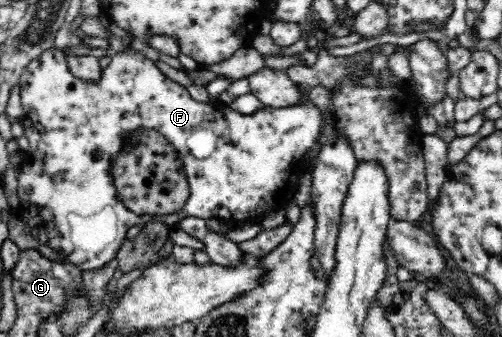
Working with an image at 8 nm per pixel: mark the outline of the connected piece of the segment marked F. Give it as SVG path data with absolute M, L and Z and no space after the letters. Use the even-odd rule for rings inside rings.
M128 46L127 50L122 50L120 53L111 55L112 62L106 69L102 71L102 79L98 85L87 85L84 81L77 79L74 75L71 75L69 71L67 59L62 50L48 49L44 51L37 59L34 59L25 69L24 74L20 75L20 96L22 97L21 104L24 108L24 115L21 119L25 134L29 139L29 149L26 151L26 157L22 160L18 181L18 197L20 197L20 203L17 208L17 213L27 226L26 231L33 235L41 244L48 245L61 252L62 255L67 255L70 264L74 264L80 270L84 269L100 269L102 265L106 265L108 261L115 259L118 249L120 249L122 243L126 237L126 231L129 227L134 225L140 225L144 227L148 224L162 223L174 228L178 226L179 222L185 217L201 217L202 219L212 219L213 217L222 218L226 221L229 217L236 220L244 221L260 221L264 216L283 209L289 202L294 200L294 194L298 191L298 181L296 180L295 169L298 167L298 163L303 161L306 153L314 147L316 139L321 133L321 113L316 105L308 99L308 93L304 93L306 101L303 104L298 104L296 107L288 107L284 109L276 109L272 107L264 107L260 111L256 111L253 115L242 115L236 111L233 111L229 106L222 104L206 104L206 102L194 101L188 94L188 91L170 81L168 77L165 77L155 63L148 59L142 50L136 50ZM139 128L148 128L150 130L156 130L161 135L165 136L173 146L174 149L179 151L179 156L183 159L183 164L190 182L190 199L186 202L184 208L180 211L170 213L168 215L154 215L154 216L137 216L132 213L122 202L118 200L117 190L114 188L112 177L112 165L114 165L114 155L120 151L122 147L122 137L134 132Z

